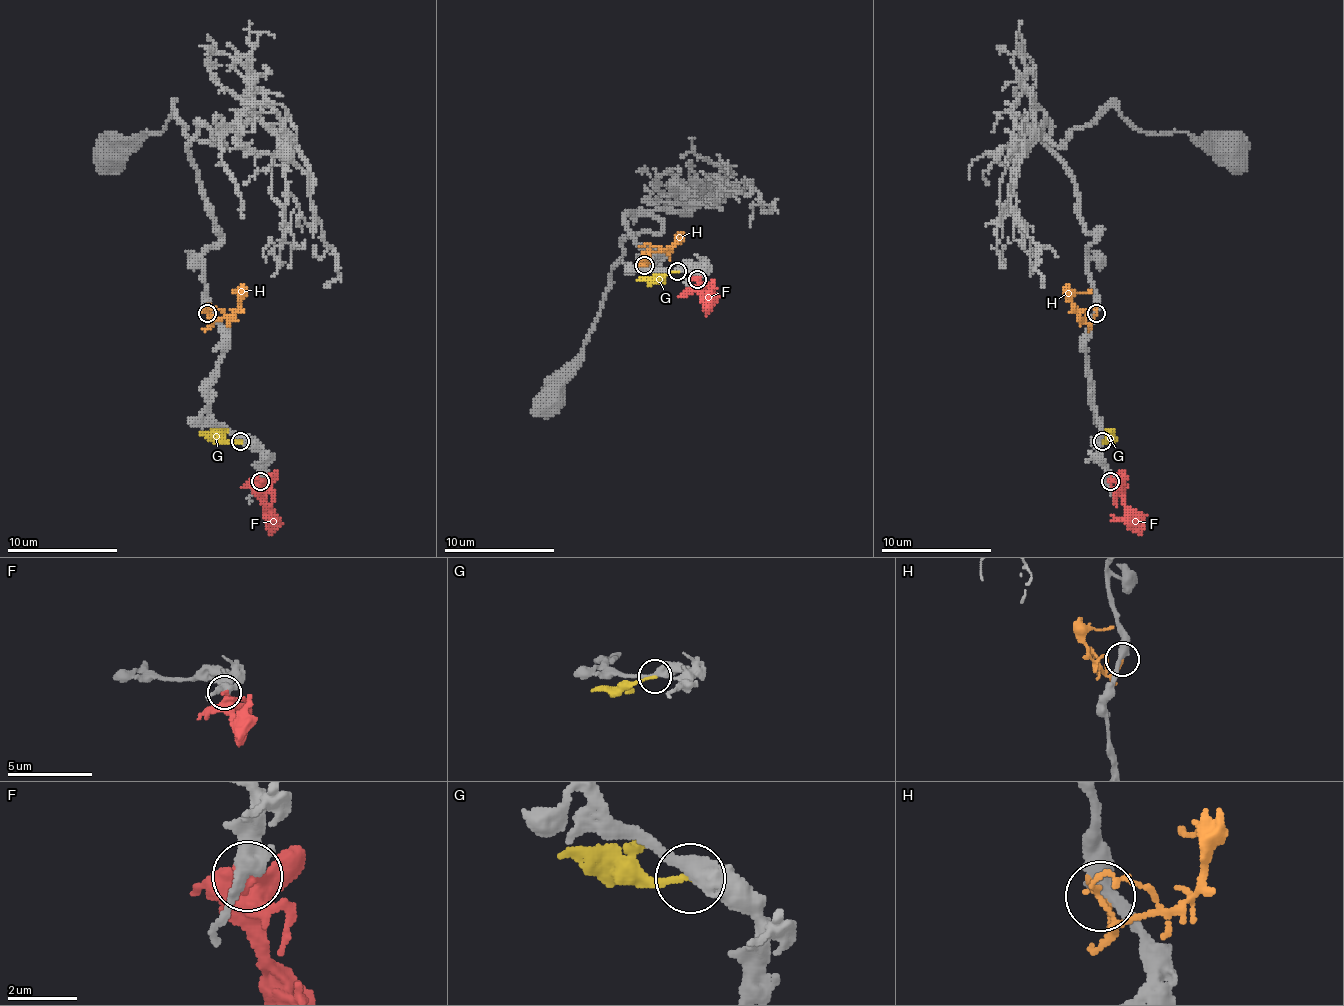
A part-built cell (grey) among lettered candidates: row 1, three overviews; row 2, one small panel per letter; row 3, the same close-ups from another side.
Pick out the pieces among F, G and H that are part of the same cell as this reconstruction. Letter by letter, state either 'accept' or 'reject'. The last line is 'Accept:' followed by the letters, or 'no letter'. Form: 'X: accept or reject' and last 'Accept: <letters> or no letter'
F: reject
G: reject
H: reject
Accept: no letter

